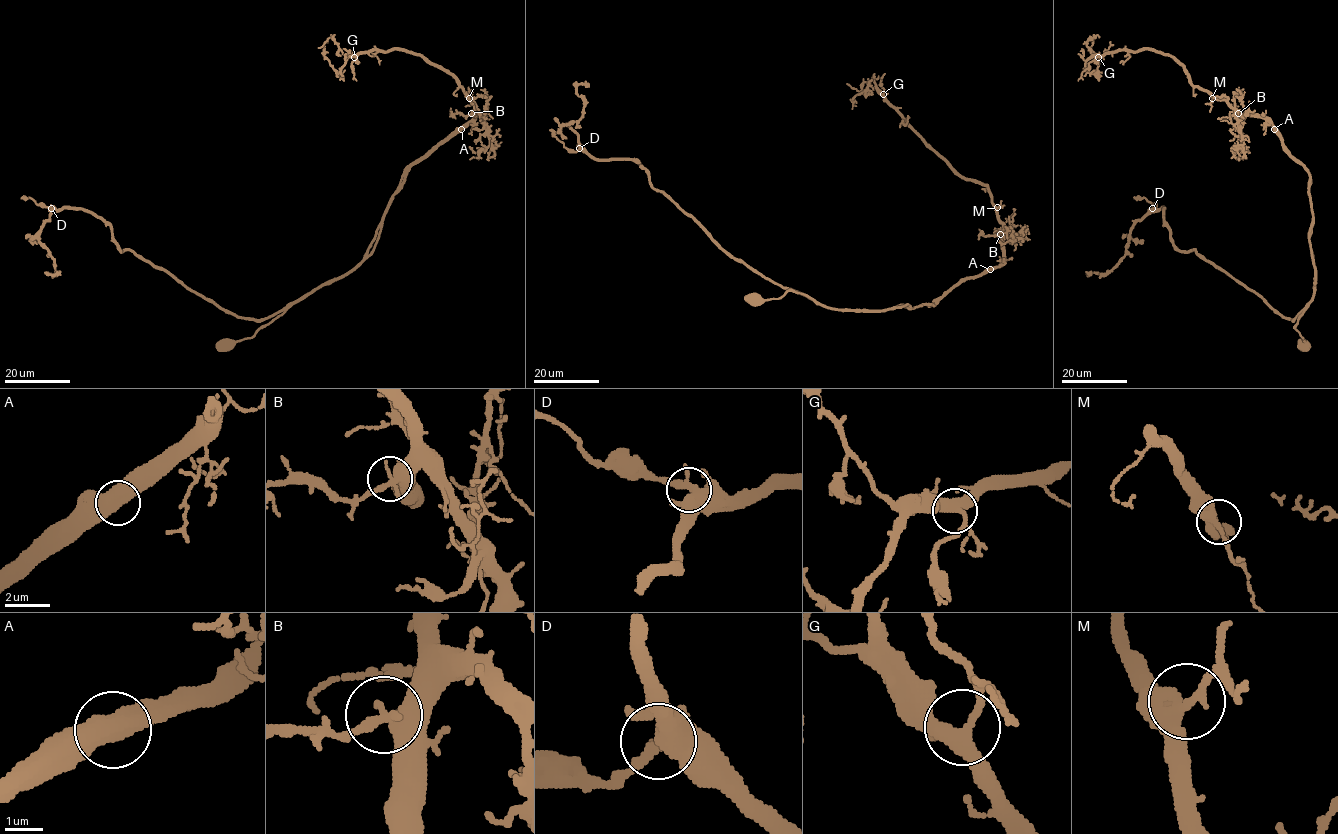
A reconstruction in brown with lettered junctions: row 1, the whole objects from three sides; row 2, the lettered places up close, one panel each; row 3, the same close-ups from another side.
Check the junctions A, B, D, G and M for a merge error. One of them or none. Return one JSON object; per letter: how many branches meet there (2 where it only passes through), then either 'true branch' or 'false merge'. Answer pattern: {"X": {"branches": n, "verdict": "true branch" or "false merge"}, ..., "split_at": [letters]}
{"A": {"branches": 2, "verdict": "true branch"}, "B": {"branches": 2, "verdict": "true branch"}, "D": {"branches": 3, "verdict": "true branch"}, "G": {"branches": 3, "verdict": "true branch"}, "M": {"branches": 3, "verdict": "true branch"}, "split_at": []}

